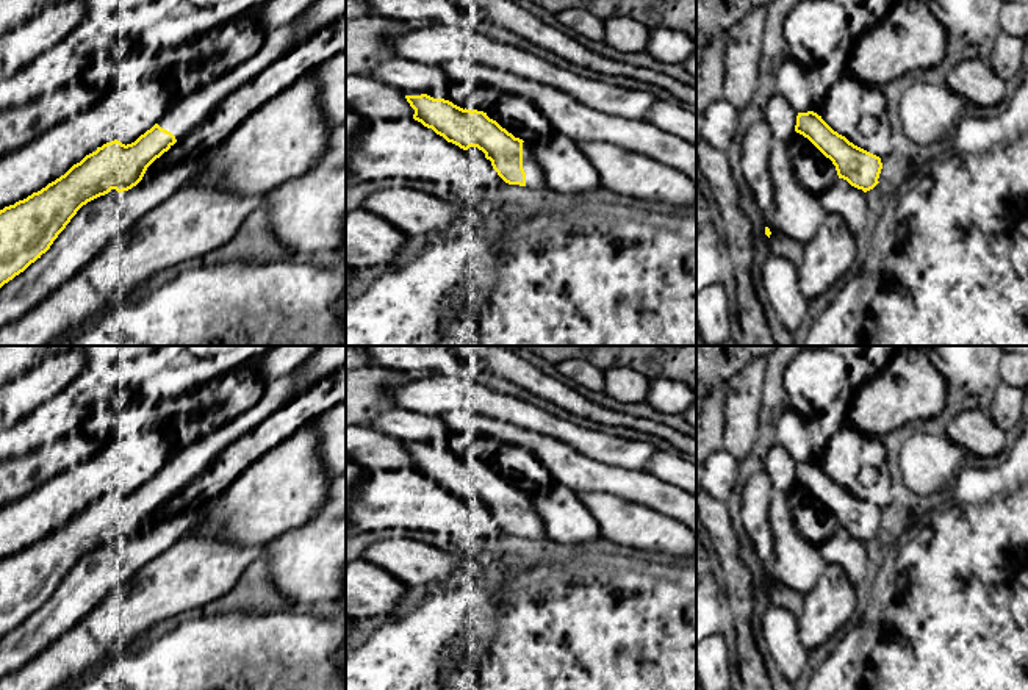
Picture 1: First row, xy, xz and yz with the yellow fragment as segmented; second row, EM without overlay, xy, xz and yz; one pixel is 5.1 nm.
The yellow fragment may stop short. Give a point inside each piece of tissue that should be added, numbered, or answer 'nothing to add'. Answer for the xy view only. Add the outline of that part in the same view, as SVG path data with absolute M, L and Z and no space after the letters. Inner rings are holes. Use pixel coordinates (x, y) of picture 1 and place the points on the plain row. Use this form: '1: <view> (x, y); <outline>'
1: xy (191, 460); M296 371L266 383L261 399L235 419L178 449L158 471L177 491L197 479L232 443L282 408L293 396Z

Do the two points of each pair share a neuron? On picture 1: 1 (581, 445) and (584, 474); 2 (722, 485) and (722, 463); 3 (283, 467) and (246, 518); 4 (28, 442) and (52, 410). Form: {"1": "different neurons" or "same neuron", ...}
{"1": "different neurons", "2": "same neuron", "3": "same neuron", "4": "same neuron"}

